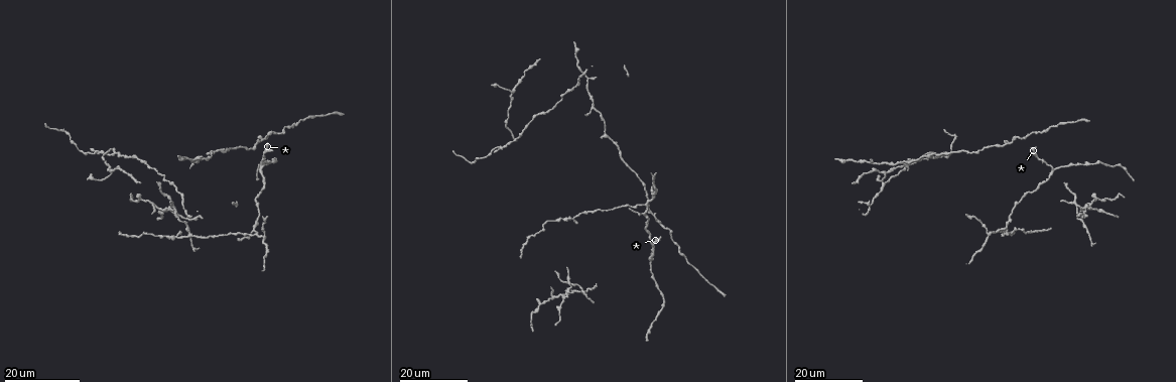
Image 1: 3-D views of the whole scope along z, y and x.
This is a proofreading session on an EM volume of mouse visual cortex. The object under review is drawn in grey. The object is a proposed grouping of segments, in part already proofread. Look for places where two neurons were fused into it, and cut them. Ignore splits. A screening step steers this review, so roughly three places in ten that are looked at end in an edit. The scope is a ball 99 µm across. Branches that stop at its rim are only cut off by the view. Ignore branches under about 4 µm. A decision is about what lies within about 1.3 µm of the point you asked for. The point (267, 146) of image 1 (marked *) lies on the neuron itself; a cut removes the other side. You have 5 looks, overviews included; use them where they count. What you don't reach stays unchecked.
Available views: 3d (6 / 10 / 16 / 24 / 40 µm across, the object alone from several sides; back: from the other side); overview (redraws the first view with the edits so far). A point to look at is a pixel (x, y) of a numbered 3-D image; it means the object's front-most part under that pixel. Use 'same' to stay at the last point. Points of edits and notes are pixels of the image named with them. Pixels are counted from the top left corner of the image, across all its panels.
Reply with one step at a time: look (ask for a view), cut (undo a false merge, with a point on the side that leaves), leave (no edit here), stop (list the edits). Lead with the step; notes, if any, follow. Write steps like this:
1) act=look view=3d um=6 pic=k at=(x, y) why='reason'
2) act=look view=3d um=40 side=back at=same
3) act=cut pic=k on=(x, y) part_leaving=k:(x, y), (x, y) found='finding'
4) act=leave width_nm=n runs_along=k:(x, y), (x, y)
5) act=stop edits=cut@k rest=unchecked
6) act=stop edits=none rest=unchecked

act=look view=3d um=24 pic=1 at=(176, 236) why='sudden change in width'

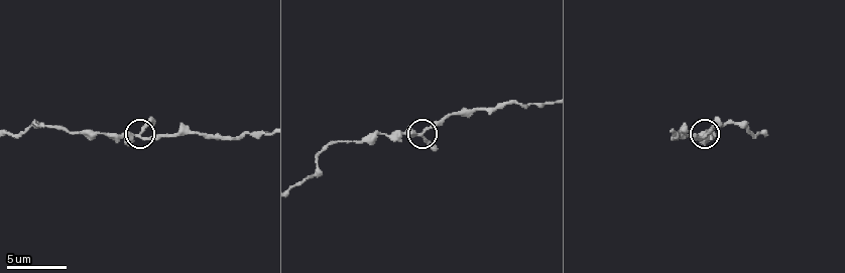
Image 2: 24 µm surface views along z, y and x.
act=look view=3d um=6 pic=2 at=(415, 132)

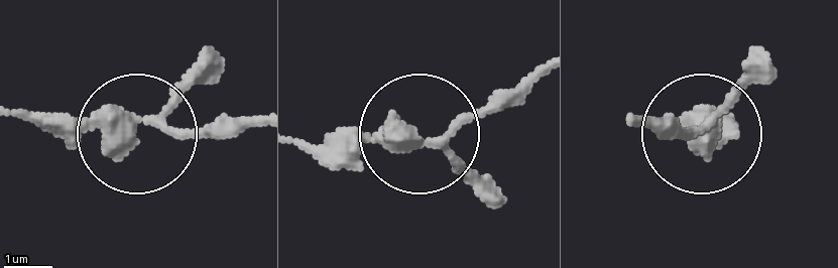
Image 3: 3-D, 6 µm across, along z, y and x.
act=leave arms=3 found='continuous, no second neuron'

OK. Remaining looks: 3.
act=look view=3d um=16 pic=1 at=(112, 151) why='a fork'

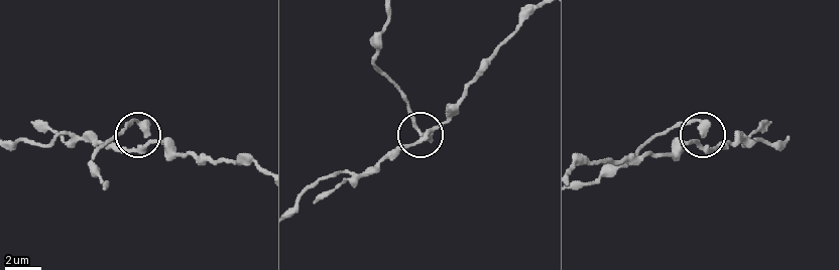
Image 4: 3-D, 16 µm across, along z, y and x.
act=look view=3d um=10 pic=4 at=(704, 135)

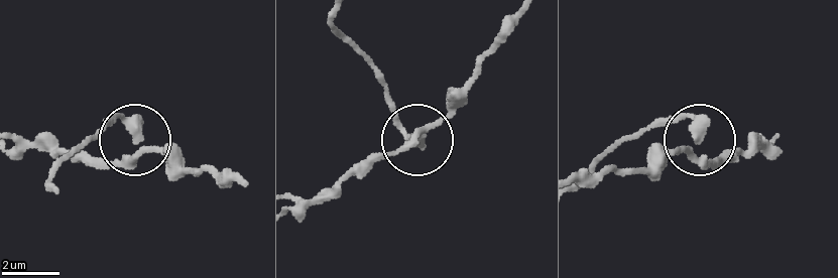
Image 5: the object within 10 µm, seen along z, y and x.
act=look view=3d um=6 pic=5 at=(697, 145)

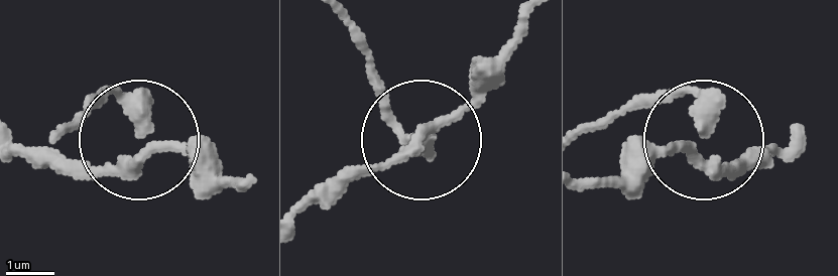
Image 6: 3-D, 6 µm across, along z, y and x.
act=leave width_nm=290 runs_along=6:(527, 25), (475, 98), (323, 201) found='one neuron here'

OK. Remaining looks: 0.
act=stop edits=none rest=unchecked

